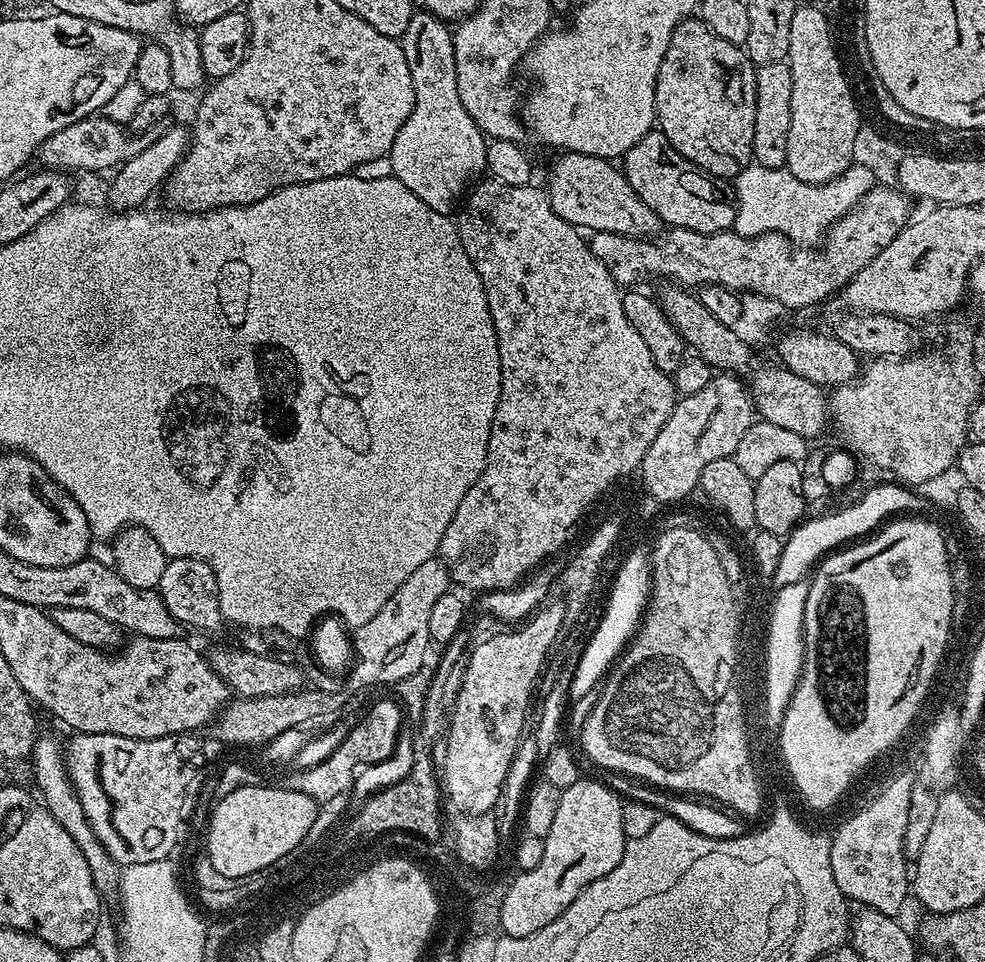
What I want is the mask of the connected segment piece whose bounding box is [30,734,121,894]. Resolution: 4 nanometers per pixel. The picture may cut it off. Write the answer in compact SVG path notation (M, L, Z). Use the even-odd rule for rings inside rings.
M41 735L32 749L31 762L32 774L36 778L37 789L35 788L35 791L38 793L39 799L51 816L56 819L58 826L62 826L62 830L66 830L66 834L70 834L70 838L74 838L74 842L78 842L78 850L82 850L86 862L90 866L90 874L94 878L97 890L101 894L115 893L118 888L121 869L96 837L86 818L86 810L82 810L82 802L74 790L72 779L68 777L68 766L64 763L62 744L59 744L52 736Z

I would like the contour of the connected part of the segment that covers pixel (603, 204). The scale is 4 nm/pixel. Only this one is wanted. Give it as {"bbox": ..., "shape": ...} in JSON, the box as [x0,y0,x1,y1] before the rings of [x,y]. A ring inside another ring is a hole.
{"bbox":[546,151,662,238],"shape":[[[561,151],[557,156],[560,157],[548,172],[546,195],[558,218],[589,233],[613,232],[652,238],[661,231],[662,221],[658,214],[654,214],[654,210],[634,194],[634,186],[626,182],[623,171],[613,161],[577,152]]]}

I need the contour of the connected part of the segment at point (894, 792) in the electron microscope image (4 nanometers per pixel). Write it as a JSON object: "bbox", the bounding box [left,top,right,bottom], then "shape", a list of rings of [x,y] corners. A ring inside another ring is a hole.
{"bbox":[830,776,910,917],"shape":[[[896,776],[865,808],[860,808],[831,841],[830,862],[834,878],[849,901],[899,917],[900,903],[910,896],[910,860],[904,854],[906,822],[910,807],[910,778]]]}

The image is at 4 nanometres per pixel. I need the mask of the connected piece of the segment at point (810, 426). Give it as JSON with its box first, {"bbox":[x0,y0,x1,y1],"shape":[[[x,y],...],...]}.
{"bbox":[750,363,830,438],"shape":[[[779,363],[764,364],[761,368],[753,370],[750,395],[755,415],[766,422],[774,422],[774,426],[794,430],[794,434],[802,434],[805,438],[820,436],[824,427],[829,427],[830,400],[825,389],[806,378],[801,378],[799,374],[794,374]]]}

